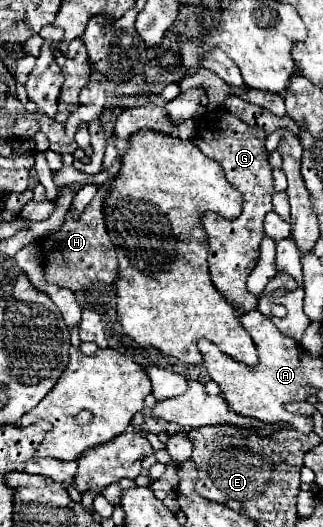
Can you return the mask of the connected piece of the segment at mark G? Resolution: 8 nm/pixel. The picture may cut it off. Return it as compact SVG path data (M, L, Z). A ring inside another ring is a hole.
M214 109L204 113L198 119L198 133L194 137L194 143L200 147L200 151L214 161L218 161L226 173L226 179L238 187L238 191L244 197L242 213L236 219L224 219L216 213L208 213L202 219L202 225L208 235L210 251L208 251L208 265L210 275L216 285L216 289L228 297L230 303L234 303L240 311L252 311L258 301L252 293L246 289L246 279L250 271L254 269L254 261L258 259L260 241L264 235L262 221L264 215L272 209L272 167L268 163L268 151L264 147L266 133L258 127L250 127L232 113L224 109Z

